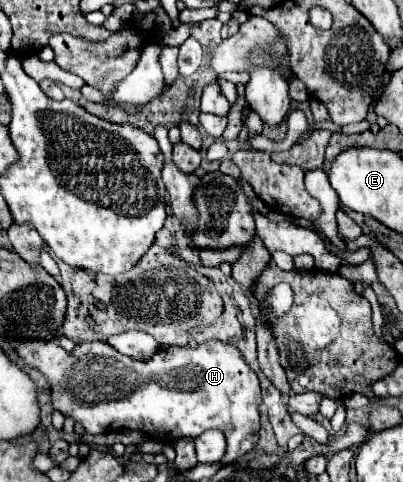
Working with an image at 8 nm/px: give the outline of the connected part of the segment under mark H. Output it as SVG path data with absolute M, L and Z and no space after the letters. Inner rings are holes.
M22 339L16 341L16 351L26 365L34 365L50 381L54 409L72 415L74 421L80 423L86 433L100 435L108 431L120 431L126 427L126 429L138 429L140 433L150 435L160 443L172 445L180 437L198 437L206 429L220 429L224 431L228 441L226 453L221 460L224 465L246 455L258 443L258 431L260 431L258 407L262 403L260 383L254 371L246 365L242 353L230 343L212 339L208 343L200 343L196 349L168 347L168 349L160 349L148 361L130 359L118 353L108 343L98 343L98 341L76 345L72 353L66 353L54 341Z

